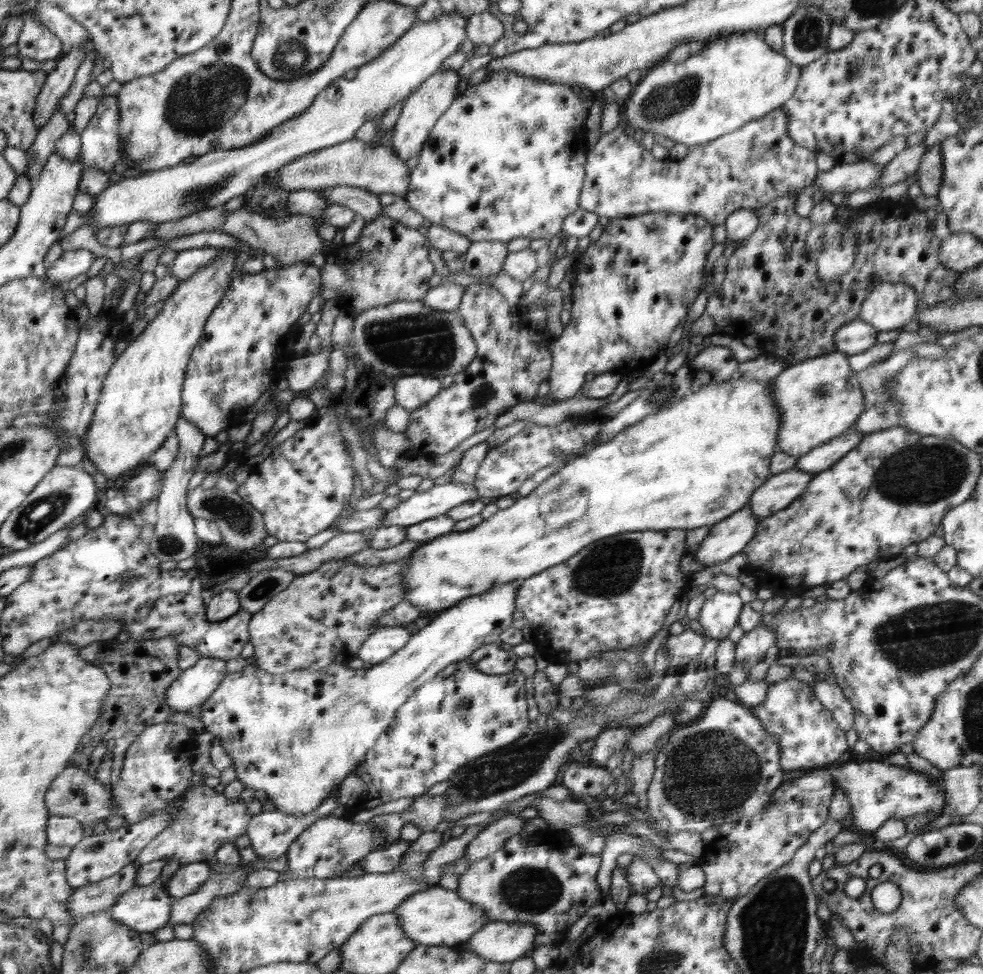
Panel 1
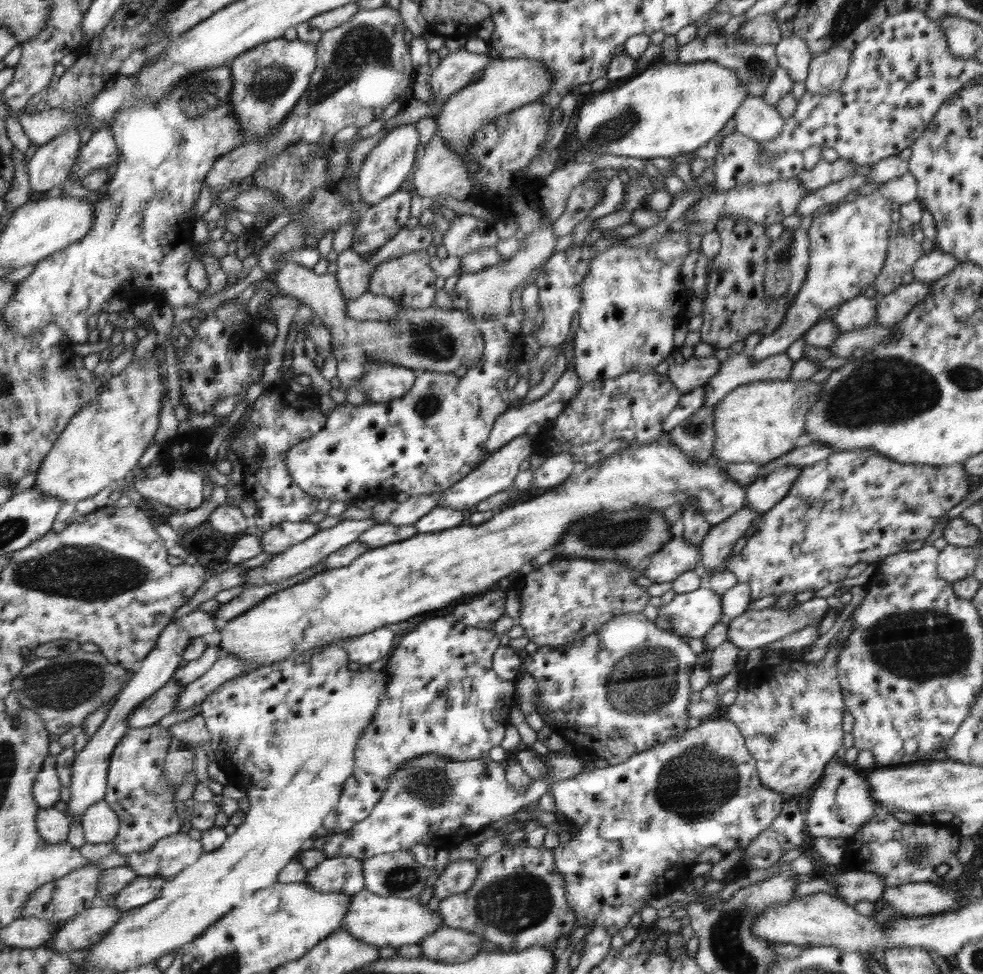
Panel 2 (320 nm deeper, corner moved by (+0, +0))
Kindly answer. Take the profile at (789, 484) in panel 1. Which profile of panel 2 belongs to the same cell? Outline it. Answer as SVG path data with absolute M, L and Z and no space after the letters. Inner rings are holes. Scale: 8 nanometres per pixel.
M744 506L723 523L711 527L706 538L699 545L700 560L696 570L700 575L703 571L717 569L725 562L736 540L748 530L756 514L761 515L762 512Z

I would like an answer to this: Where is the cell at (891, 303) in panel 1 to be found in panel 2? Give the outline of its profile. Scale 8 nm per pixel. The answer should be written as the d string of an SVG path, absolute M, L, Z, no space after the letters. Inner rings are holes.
M864 294L843 302L838 311L834 314L833 321L838 325L838 329L842 330L842 333L851 332L860 328L871 325L875 317L875 308L877 305L877 296L866 297Z

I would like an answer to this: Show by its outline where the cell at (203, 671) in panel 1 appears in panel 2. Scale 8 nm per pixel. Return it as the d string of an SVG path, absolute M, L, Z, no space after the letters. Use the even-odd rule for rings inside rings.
M172 679L167 686L156 691L130 716L130 728L150 727L160 718L174 711L179 704L181 690L183 692L184 687L186 684L180 685L179 680Z

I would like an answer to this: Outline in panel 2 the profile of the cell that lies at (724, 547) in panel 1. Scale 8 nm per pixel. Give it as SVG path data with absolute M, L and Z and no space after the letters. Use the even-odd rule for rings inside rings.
M672 537L659 551L656 551L643 572L653 584L670 582L688 569L699 566L700 549L698 544L687 542L683 537Z

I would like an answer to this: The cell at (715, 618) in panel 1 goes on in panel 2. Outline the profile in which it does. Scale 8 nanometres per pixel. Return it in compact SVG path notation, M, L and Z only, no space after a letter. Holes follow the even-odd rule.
M702 585L692 592L675 594L668 604L660 607L658 617L653 623L662 630L672 632L688 640L702 638L714 624L719 622L722 615L721 595L716 594L706 585Z

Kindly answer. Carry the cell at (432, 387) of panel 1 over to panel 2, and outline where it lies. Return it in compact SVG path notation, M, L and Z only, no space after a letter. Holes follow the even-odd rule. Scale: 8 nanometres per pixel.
M370 364L367 375L356 386L362 389L369 403L386 403L402 399L412 390L416 372L394 364Z

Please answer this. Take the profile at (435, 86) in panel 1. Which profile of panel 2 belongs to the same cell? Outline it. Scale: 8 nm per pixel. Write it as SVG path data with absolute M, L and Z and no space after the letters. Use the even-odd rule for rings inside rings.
M415 123L402 124L389 132L378 145L368 152L357 178L360 200L369 206L375 205L400 189L400 184L411 175L410 170L414 166L419 139L420 135Z

